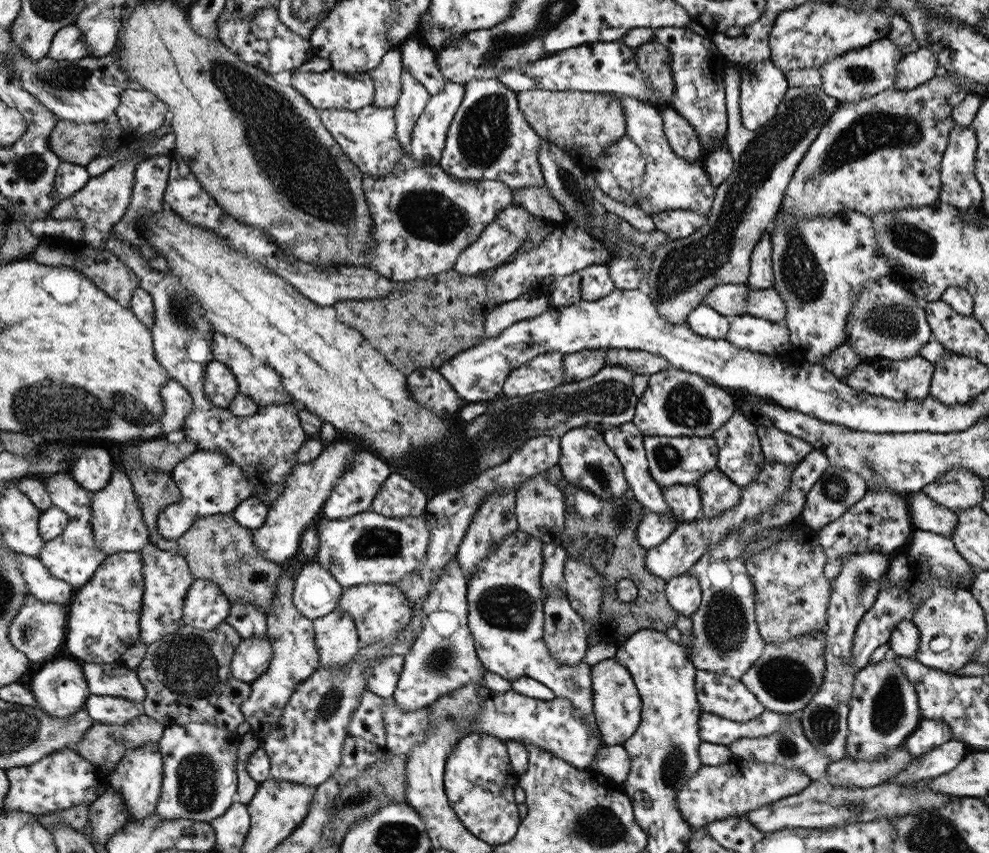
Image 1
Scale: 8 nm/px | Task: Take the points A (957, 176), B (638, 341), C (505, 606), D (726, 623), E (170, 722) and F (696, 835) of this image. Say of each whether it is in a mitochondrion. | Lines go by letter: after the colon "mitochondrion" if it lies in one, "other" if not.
A: mitochondrion
B: other
C: mitochondrion
D: mitochondrion
E: other
F: other

